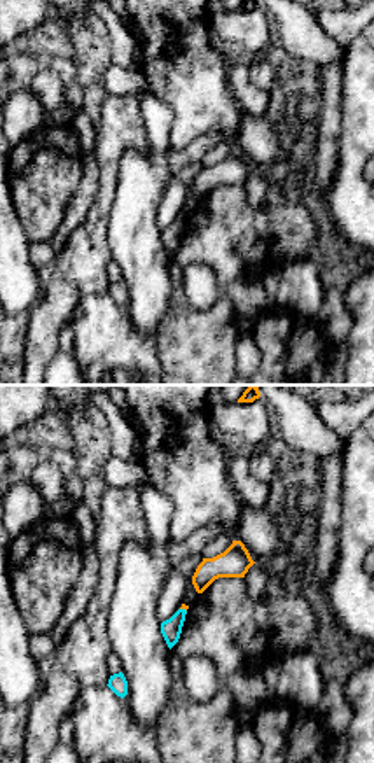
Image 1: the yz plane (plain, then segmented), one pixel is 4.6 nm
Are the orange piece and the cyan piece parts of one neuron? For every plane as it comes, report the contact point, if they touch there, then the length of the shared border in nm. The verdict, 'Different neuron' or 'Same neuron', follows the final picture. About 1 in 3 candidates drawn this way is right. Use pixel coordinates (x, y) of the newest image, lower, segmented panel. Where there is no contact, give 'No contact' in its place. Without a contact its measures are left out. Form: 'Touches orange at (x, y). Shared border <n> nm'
Touches orange at (184, 608). Shared border 40 nm

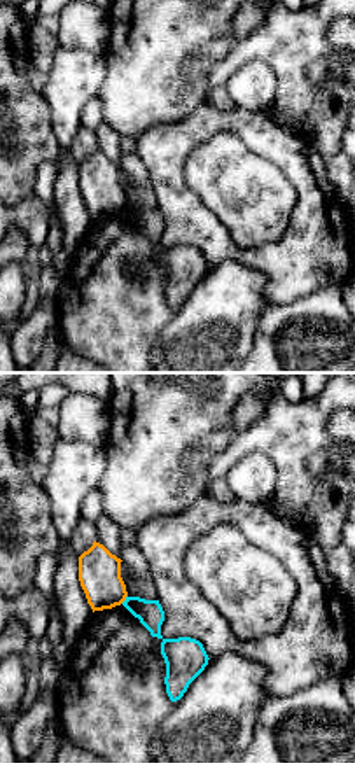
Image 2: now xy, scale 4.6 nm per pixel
Touches orange at (125, 599). Shared border 50 nm

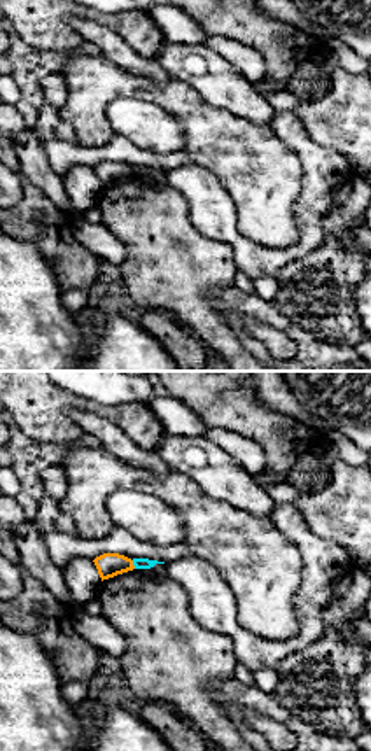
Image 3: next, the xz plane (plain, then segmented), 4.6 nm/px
Touches orange at (132, 564). Shared border 40 nm

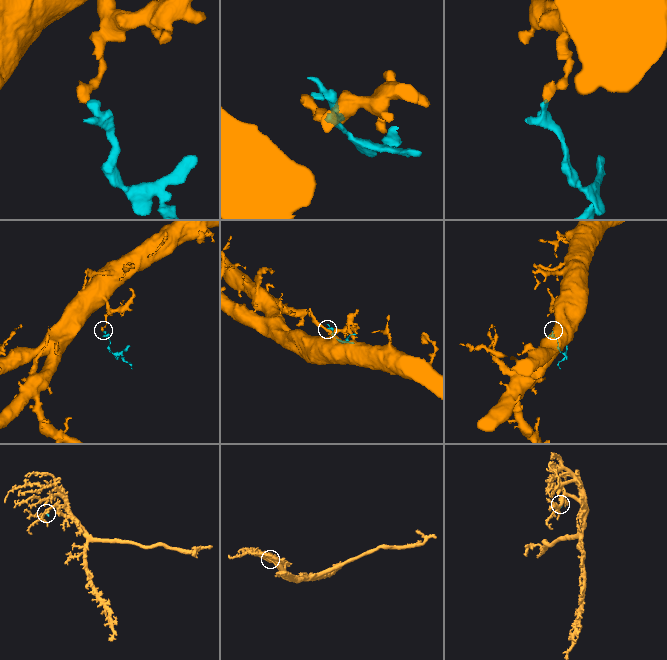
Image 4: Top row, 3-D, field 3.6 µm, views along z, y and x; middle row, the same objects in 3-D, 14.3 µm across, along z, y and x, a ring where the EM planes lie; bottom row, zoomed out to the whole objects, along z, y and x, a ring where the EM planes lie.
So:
Different neuron

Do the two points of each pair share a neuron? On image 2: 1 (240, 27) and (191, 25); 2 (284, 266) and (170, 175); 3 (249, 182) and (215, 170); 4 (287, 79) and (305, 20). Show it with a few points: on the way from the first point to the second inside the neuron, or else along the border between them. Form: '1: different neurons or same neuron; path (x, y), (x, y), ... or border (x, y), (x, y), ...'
1: different neurons; border (235, 18), (224, 35), (207, 41), (196, 51)
2: same neuron; path (250, 258), (226, 252), (182, 209)
3: same neuron; path (240, 182), (233, 182), (224, 174)
4: same neuron; path (291, 65), (291, 41), (298, 34)

